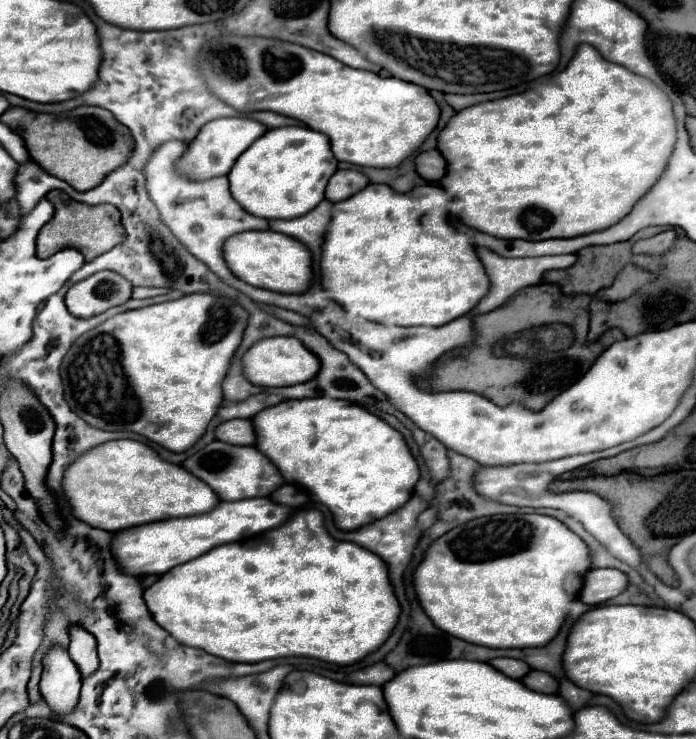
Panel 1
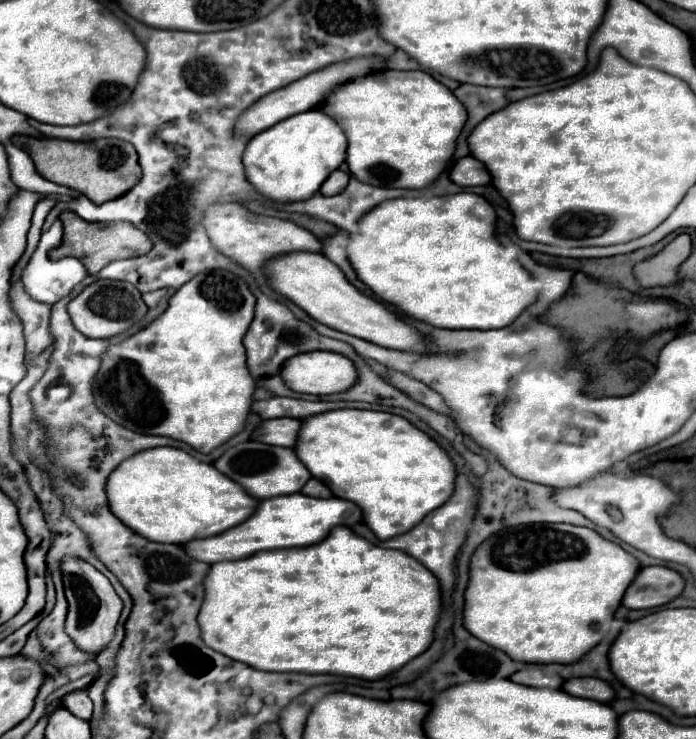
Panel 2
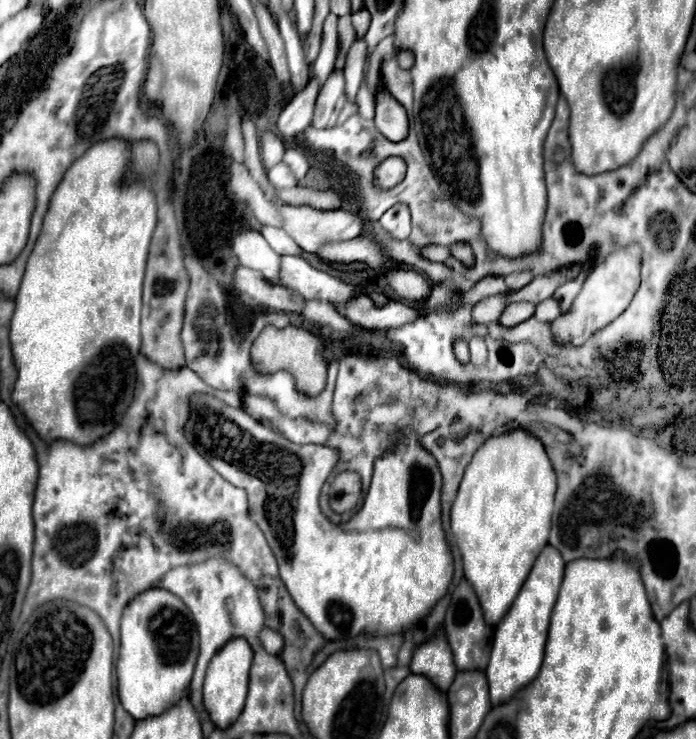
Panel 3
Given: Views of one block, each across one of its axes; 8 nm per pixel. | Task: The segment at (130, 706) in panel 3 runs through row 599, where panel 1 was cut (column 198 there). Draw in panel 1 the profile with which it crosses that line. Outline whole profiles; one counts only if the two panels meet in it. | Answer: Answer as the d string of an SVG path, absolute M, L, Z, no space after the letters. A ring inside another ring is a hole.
M238 116L238 118L218 118L208 122L198 136L188 144L186 154L182 156L182 160L178 160L178 172L184 176L190 176L194 180L202 180L202 178L210 178L210 176L224 176L230 172L232 164L236 162L236 158L260 136L264 136L268 128L262 122L256 122L252 118L246 116Z

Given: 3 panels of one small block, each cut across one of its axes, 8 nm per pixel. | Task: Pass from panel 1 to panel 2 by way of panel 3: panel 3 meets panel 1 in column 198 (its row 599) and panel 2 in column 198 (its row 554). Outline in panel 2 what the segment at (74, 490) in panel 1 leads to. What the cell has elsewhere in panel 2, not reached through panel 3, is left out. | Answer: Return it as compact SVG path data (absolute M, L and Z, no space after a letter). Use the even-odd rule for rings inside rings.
M150 448L142 450L124 464L114 468L110 480L106 480L106 496L110 500L110 510L116 512L118 520L126 524L132 532L138 532L150 542L162 544L186 544L196 538L208 538L222 534L228 528L242 524L258 506L258 500L248 496L240 484L218 472L212 464L200 462L184 450L178 448Z

